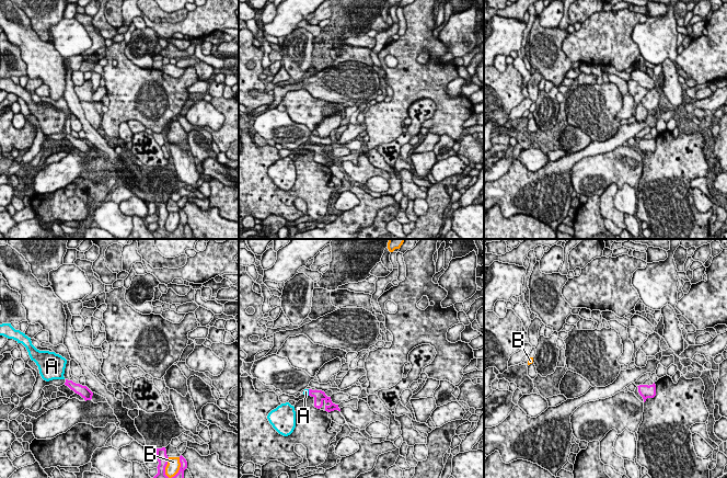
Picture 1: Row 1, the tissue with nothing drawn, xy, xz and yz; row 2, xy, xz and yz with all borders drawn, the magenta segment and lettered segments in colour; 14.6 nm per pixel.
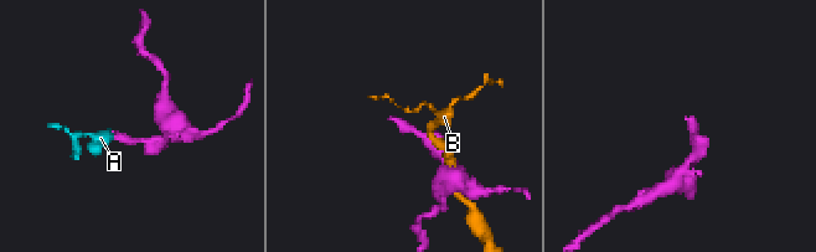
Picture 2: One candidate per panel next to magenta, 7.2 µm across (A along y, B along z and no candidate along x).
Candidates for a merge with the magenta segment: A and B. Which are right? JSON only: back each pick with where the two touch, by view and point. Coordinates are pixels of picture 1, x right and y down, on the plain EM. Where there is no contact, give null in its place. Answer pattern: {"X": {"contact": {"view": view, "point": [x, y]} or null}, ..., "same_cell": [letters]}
{"A": {"contact": {"view": "xz", "point": [309, 147]}}, "same_cell": ["A"]}

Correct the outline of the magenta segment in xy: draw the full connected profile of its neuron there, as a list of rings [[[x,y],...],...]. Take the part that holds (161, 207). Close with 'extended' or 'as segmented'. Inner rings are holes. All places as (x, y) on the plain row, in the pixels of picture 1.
[[[165,202],[157,203],[157,213],[158,213],[158,216],[159,216],[159,219],[157,221],[158,223],[158,228],[152,232],[152,235],[155,238],[186,239],[185,234],[184,234],[184,225],[187,223],[187,216],[182,209],[180,210],[180,217],[181,217],[180,225],[172,232],[169,232],[165,229],[165,221],[166,221],[168,215],[169,215]]]; as segmented

